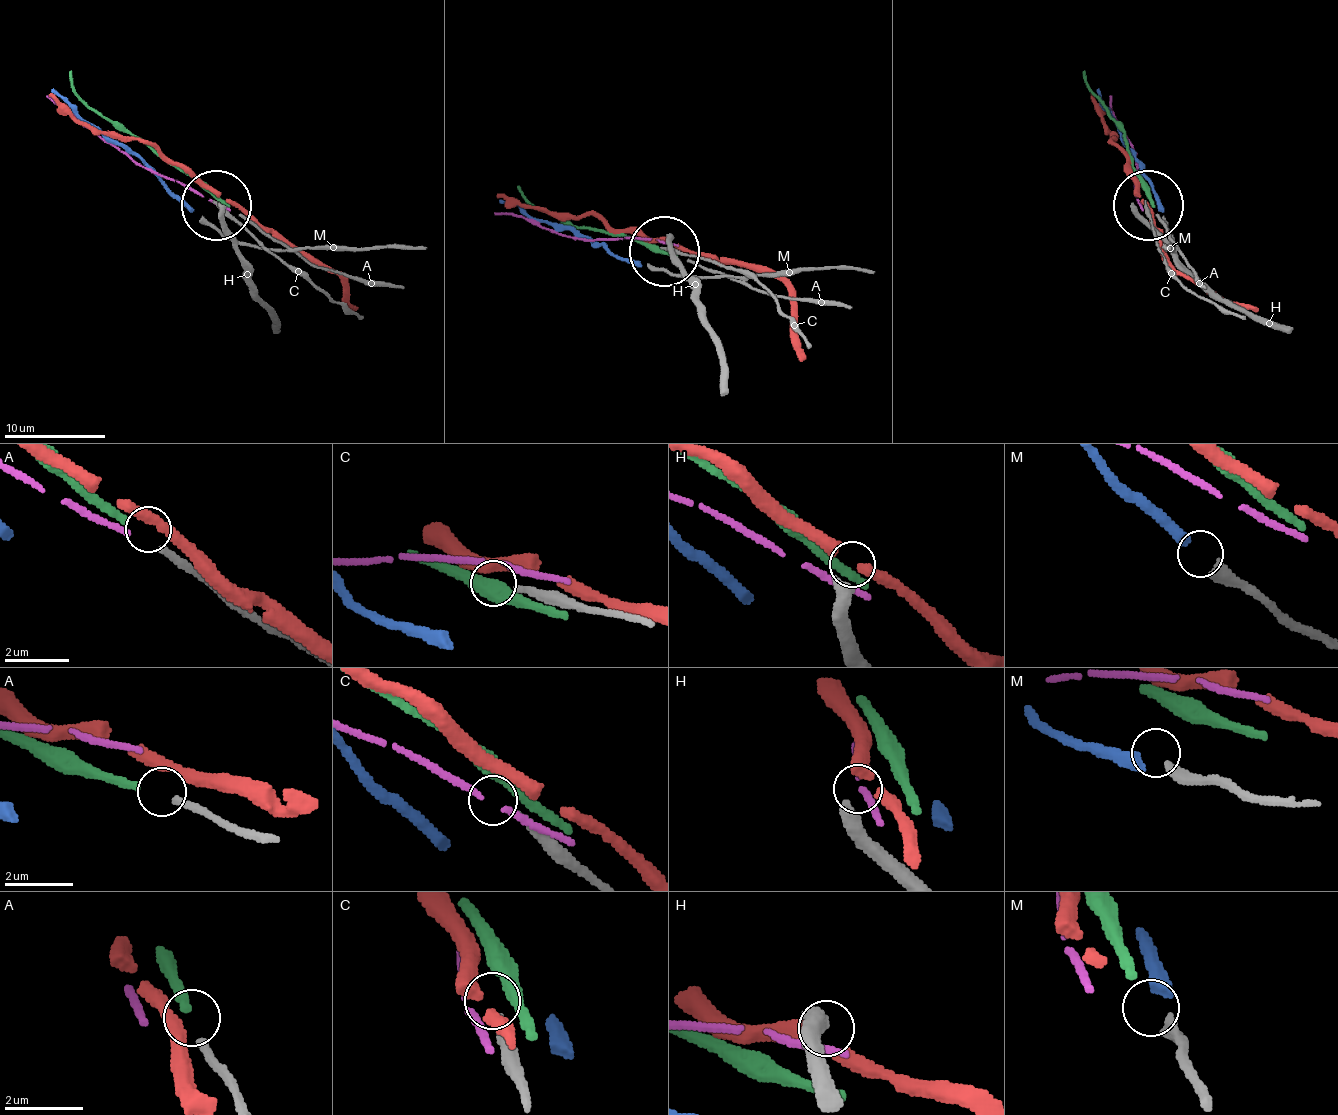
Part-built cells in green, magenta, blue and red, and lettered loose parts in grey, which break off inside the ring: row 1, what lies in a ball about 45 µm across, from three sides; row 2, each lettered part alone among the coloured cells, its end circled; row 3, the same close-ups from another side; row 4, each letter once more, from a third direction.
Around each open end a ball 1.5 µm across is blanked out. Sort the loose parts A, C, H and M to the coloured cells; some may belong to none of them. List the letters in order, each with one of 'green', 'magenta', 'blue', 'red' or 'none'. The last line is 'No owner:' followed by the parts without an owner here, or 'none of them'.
A: green
C: none
H: none
M: blue
No owner: C, H

